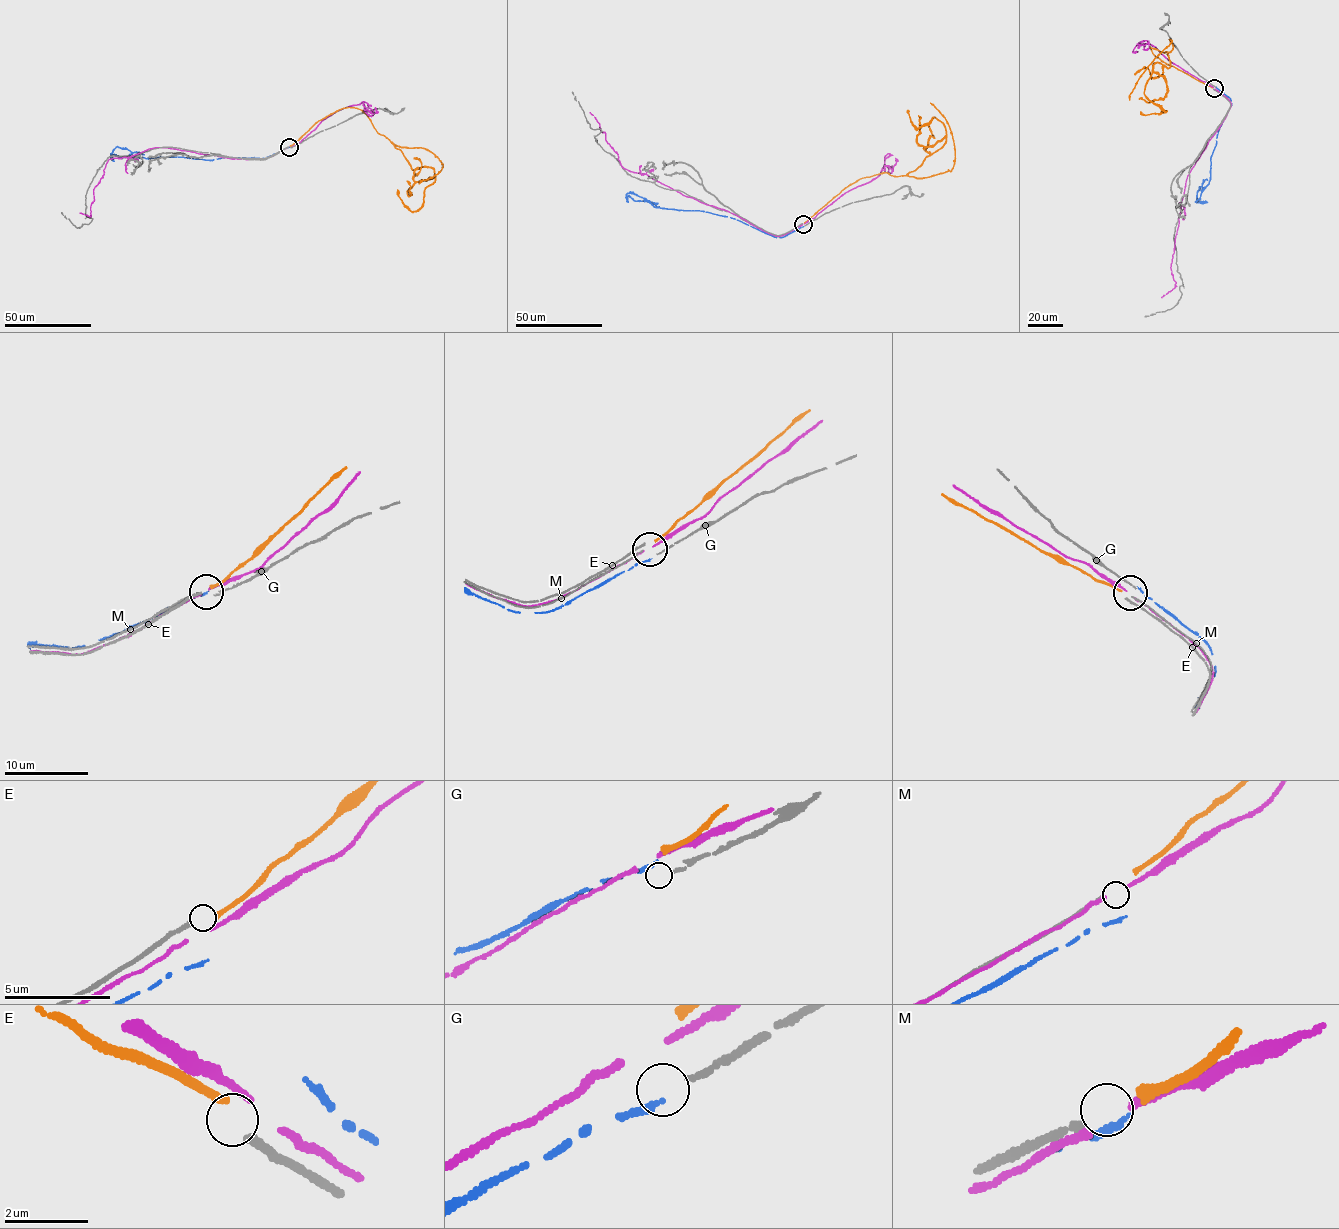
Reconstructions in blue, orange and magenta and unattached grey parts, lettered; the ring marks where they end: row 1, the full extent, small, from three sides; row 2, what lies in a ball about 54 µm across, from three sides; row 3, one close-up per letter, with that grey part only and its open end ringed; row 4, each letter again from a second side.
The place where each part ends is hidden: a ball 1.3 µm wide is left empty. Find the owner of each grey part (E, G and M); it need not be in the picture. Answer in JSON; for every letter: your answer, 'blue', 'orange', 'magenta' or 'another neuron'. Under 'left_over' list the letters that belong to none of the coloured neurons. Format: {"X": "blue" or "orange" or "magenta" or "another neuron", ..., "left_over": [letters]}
{"E": "another neuron", "G": "another neuron", "M": "another neuron", "left_over": ["E", "G", "M"]}

